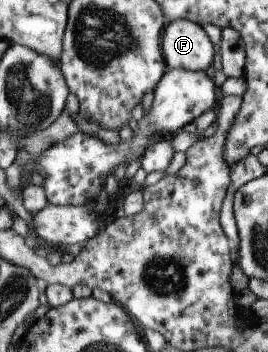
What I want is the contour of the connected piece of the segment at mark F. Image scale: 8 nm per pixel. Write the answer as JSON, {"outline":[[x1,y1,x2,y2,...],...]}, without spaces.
{"outline":[[186,19,166,22,161,37,161,53,167,68,209,72,212,43,201,25]]}

